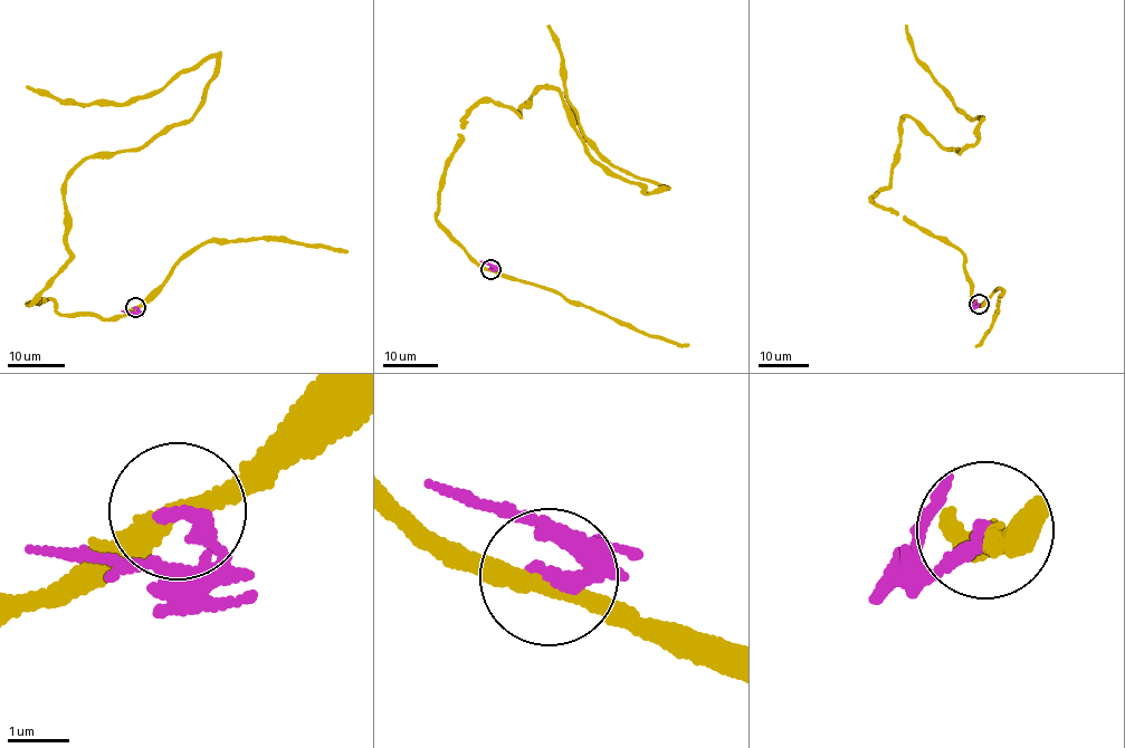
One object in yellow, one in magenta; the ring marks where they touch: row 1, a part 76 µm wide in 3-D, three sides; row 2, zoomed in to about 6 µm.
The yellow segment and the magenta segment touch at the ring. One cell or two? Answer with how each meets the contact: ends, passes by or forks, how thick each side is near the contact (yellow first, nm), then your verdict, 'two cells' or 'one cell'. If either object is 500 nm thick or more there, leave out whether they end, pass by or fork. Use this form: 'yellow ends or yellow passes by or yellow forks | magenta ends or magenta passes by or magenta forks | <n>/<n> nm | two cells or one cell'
yellow passes by | magenta ends | 300/280 nm | two cells

